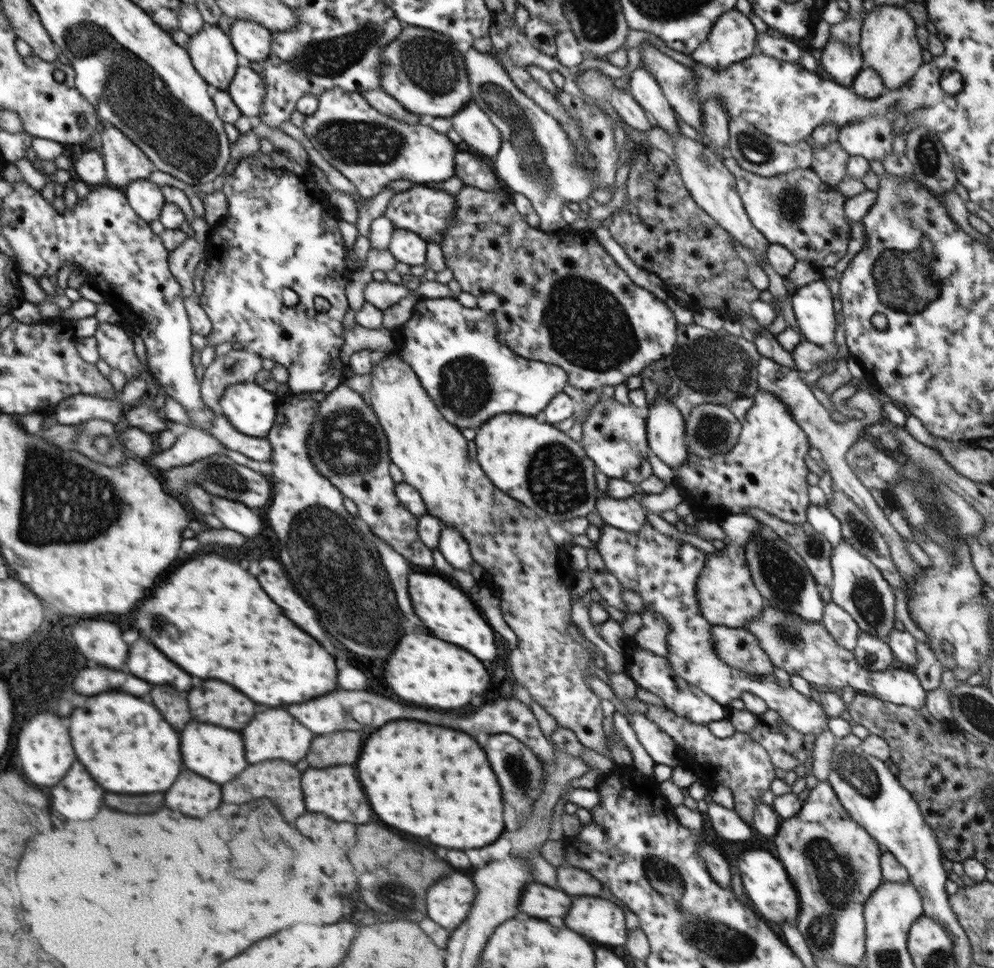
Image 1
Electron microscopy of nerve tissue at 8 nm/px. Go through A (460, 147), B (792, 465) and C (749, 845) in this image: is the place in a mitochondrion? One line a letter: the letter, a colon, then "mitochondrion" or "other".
A: other
B: other
C: other

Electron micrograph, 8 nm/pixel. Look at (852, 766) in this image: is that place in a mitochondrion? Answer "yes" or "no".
yes

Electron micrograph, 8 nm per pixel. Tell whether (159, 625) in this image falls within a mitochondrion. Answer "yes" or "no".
yes

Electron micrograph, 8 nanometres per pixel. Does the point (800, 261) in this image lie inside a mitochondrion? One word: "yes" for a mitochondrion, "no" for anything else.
no

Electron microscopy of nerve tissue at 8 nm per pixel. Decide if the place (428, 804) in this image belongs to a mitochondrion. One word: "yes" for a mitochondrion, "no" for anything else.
no

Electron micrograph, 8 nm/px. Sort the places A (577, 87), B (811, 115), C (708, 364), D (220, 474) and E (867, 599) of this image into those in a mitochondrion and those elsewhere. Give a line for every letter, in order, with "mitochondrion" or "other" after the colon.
A: other
B: other
C: mitochondrion
D: mitochondrion
E: mitochondrion

